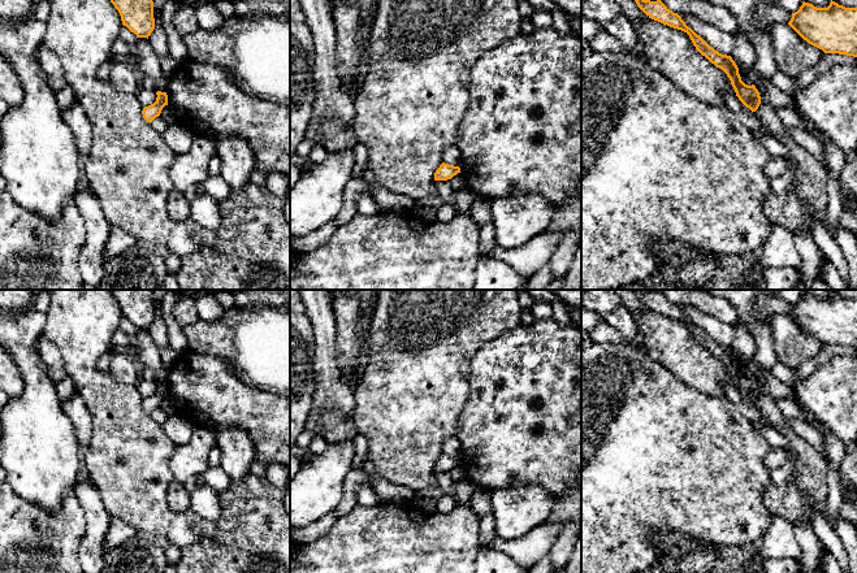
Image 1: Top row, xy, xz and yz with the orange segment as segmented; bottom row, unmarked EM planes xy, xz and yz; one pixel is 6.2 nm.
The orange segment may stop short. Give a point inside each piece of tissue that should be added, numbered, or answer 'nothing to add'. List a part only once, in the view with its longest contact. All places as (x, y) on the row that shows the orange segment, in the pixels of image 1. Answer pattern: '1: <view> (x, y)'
nothing to add

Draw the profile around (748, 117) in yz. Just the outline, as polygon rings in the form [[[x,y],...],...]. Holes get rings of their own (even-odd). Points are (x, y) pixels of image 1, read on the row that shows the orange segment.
[[[726,95],[726,104],[748,129],[770,135],[769,129],[761,123],[754,112],[746,108],[736,95]]]

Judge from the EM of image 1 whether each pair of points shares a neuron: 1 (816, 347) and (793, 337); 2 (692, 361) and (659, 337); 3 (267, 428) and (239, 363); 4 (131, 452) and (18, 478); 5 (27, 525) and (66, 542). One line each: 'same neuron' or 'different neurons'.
1: same neuron
2: same neuron
3: different neurons
4: different neurons
5: same neuron

